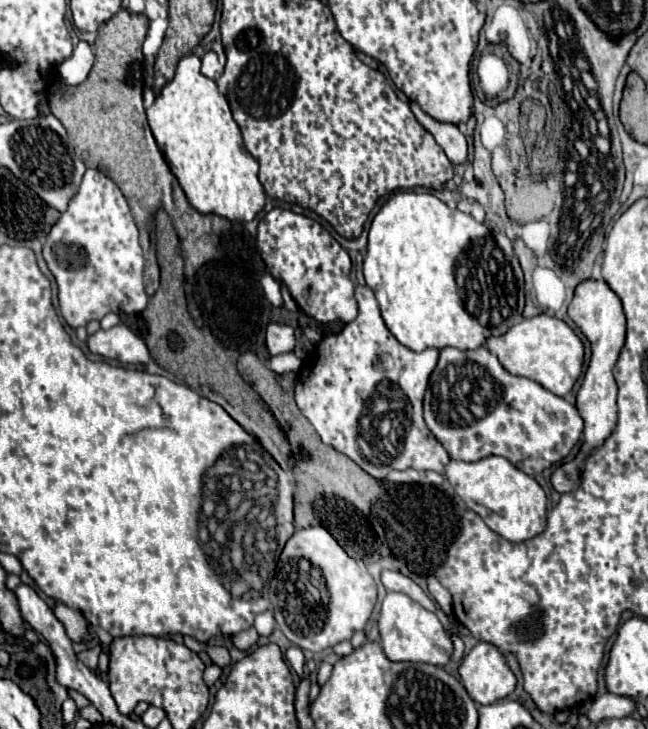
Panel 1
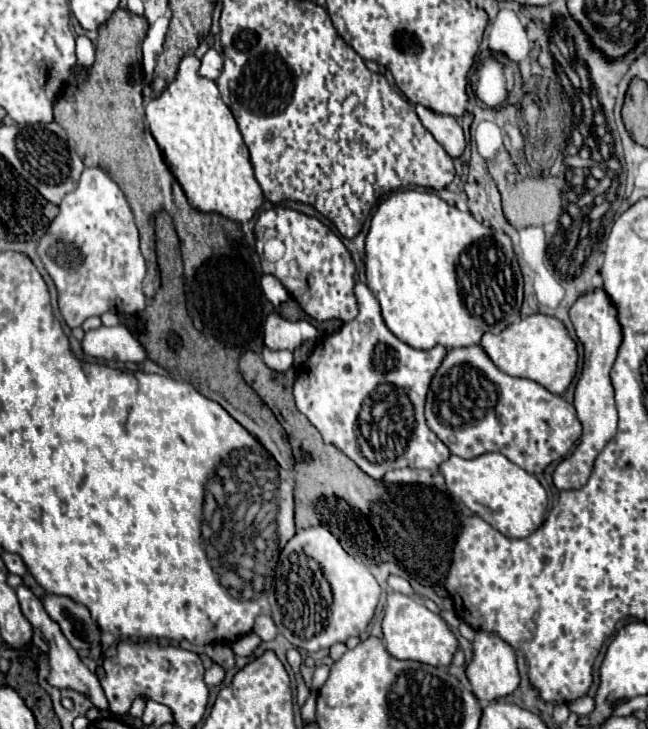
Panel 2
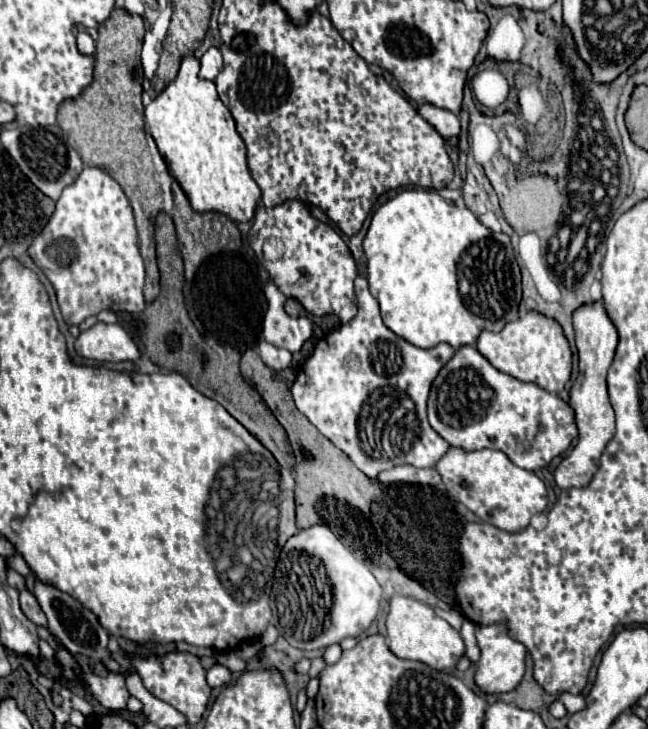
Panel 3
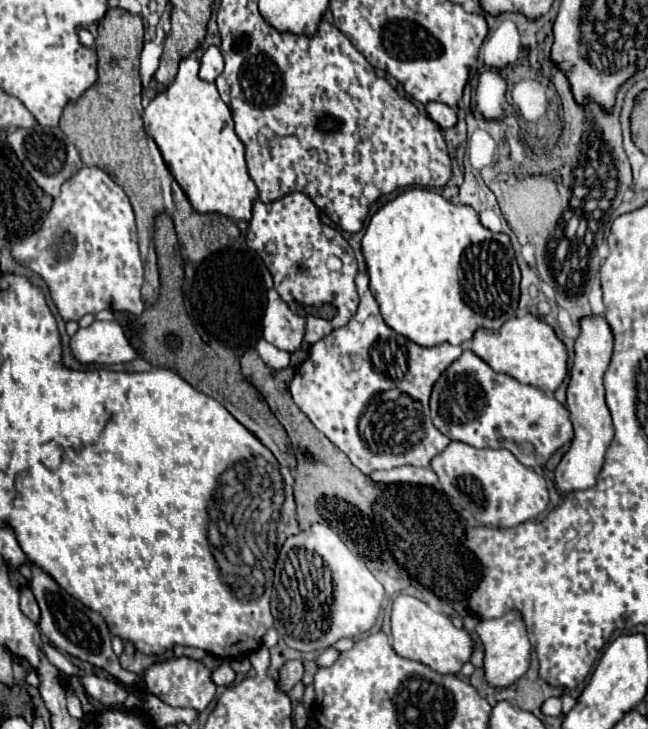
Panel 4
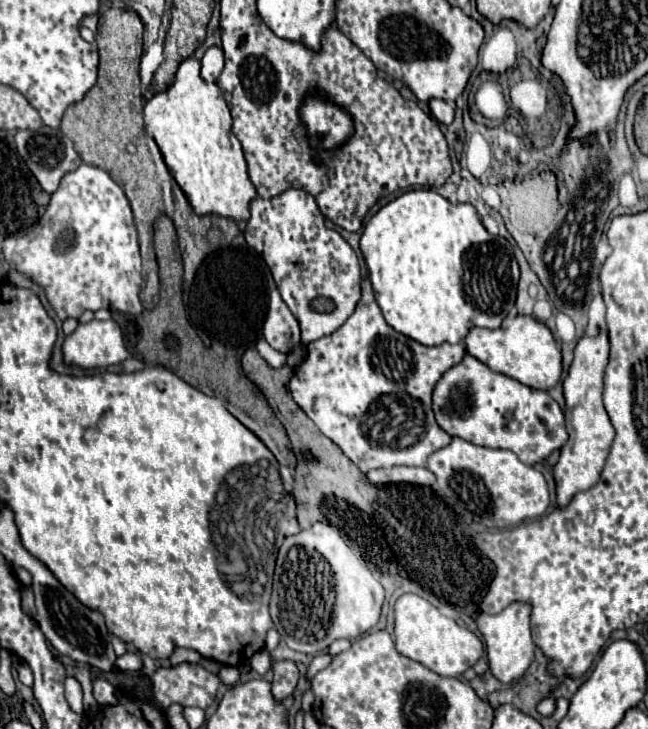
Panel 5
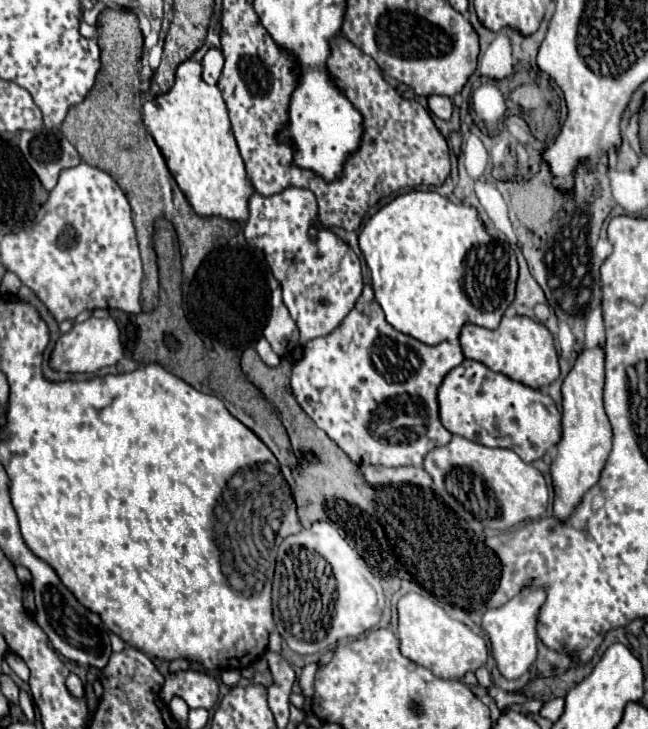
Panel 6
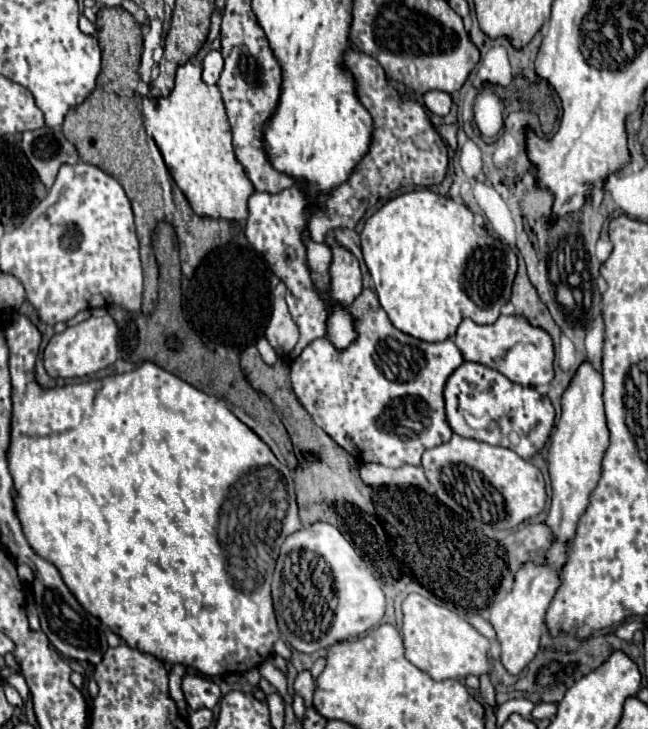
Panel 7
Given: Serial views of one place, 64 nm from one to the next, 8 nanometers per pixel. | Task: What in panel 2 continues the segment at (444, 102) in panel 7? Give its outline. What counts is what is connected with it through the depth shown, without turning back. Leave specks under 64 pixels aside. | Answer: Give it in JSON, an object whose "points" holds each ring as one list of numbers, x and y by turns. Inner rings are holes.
{"points":[[416,104,416,114,418,114,422,126,426,130,430,130,430,134,442,144,442,148,446,150,446,154,450,158,460,158,464,154,464,148,466,148,464,132,458,126,458,120,454,116,436,114,420,104]]}

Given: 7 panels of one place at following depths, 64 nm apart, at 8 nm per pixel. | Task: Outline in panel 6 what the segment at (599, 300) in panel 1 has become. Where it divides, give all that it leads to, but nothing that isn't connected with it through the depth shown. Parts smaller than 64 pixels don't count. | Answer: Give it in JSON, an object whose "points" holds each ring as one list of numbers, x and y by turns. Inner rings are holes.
{"points":[[584,348,562,384,562,440,550,466,554,486,554,516,566,520,580,498,598,482,612,450,612,426,602,406,604,388,604,348]]}

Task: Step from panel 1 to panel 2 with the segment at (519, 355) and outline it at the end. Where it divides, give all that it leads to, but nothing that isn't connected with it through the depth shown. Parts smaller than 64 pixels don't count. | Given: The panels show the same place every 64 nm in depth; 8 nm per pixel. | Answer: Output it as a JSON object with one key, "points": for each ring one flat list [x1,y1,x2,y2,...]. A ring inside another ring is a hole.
{"points":[[546,314,526,316,520,322,510,324,500,334,486,332,480,340,480,346,502,372,534,380,552,394,564,394,578,370,576,342,568,336,566,326,558,318]]}

